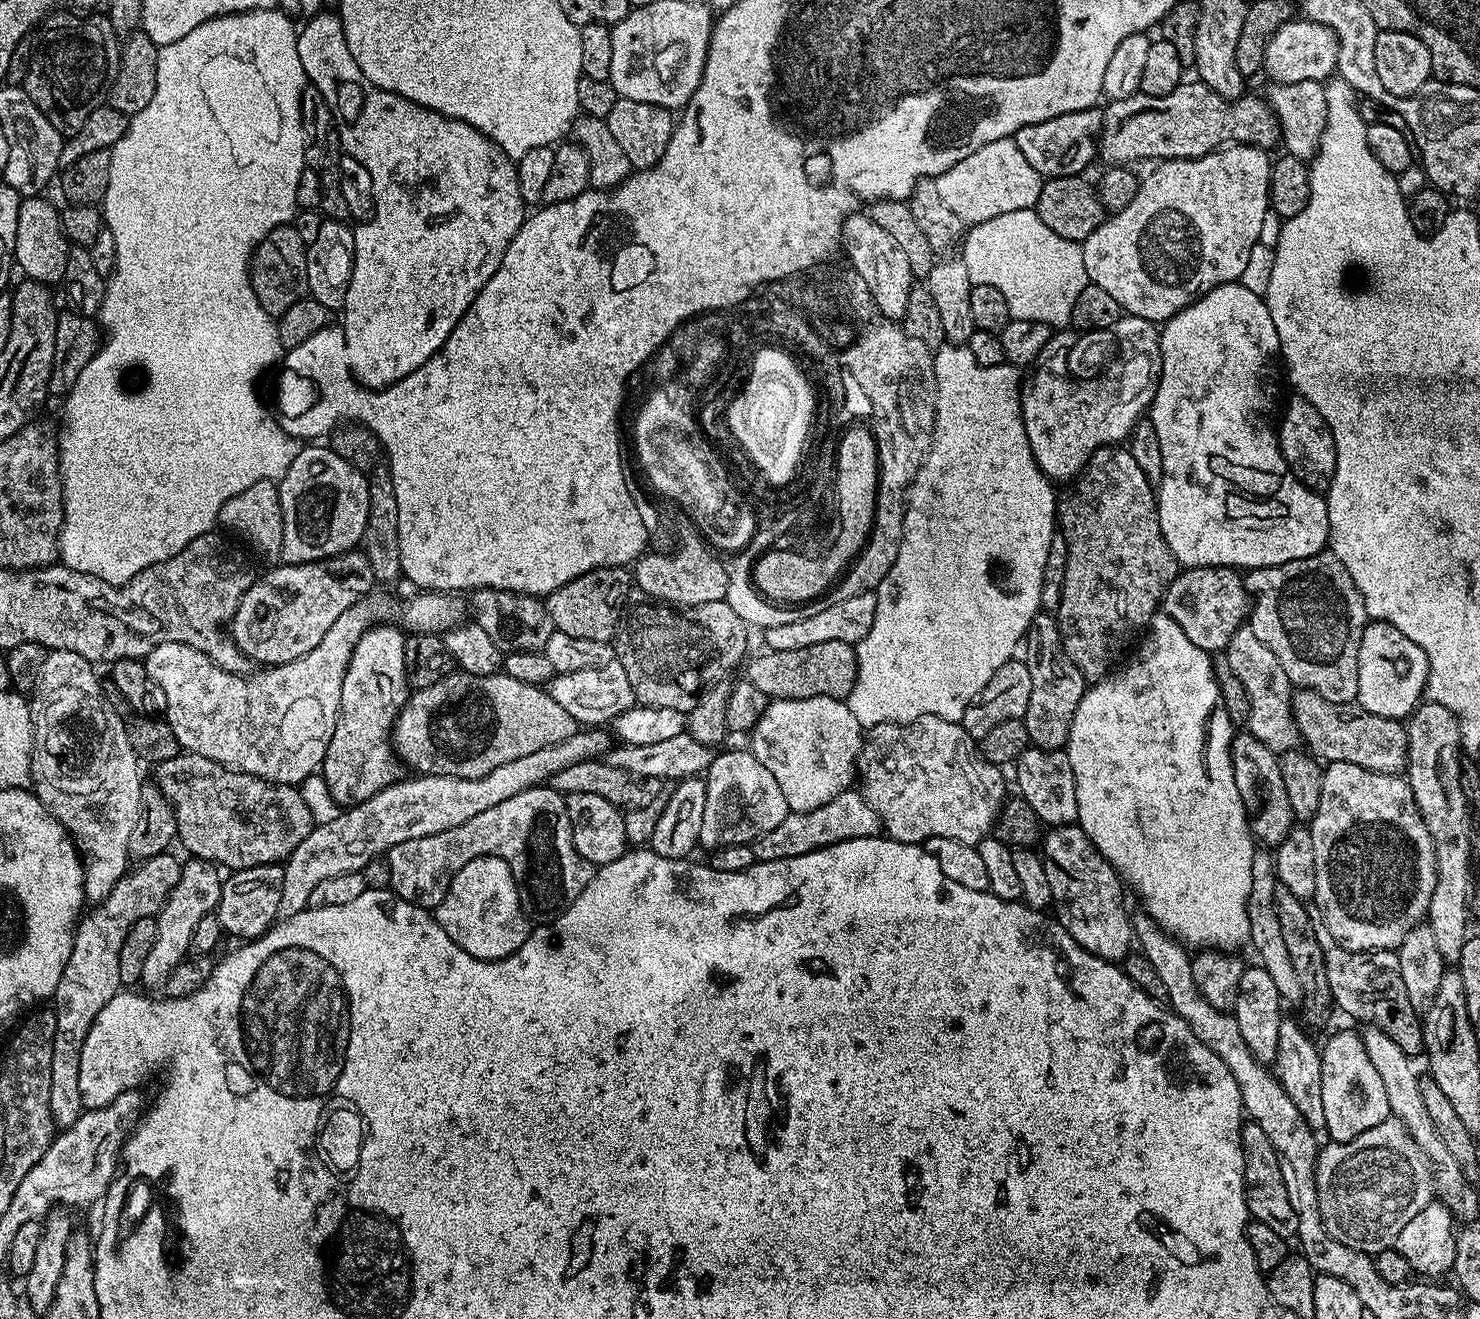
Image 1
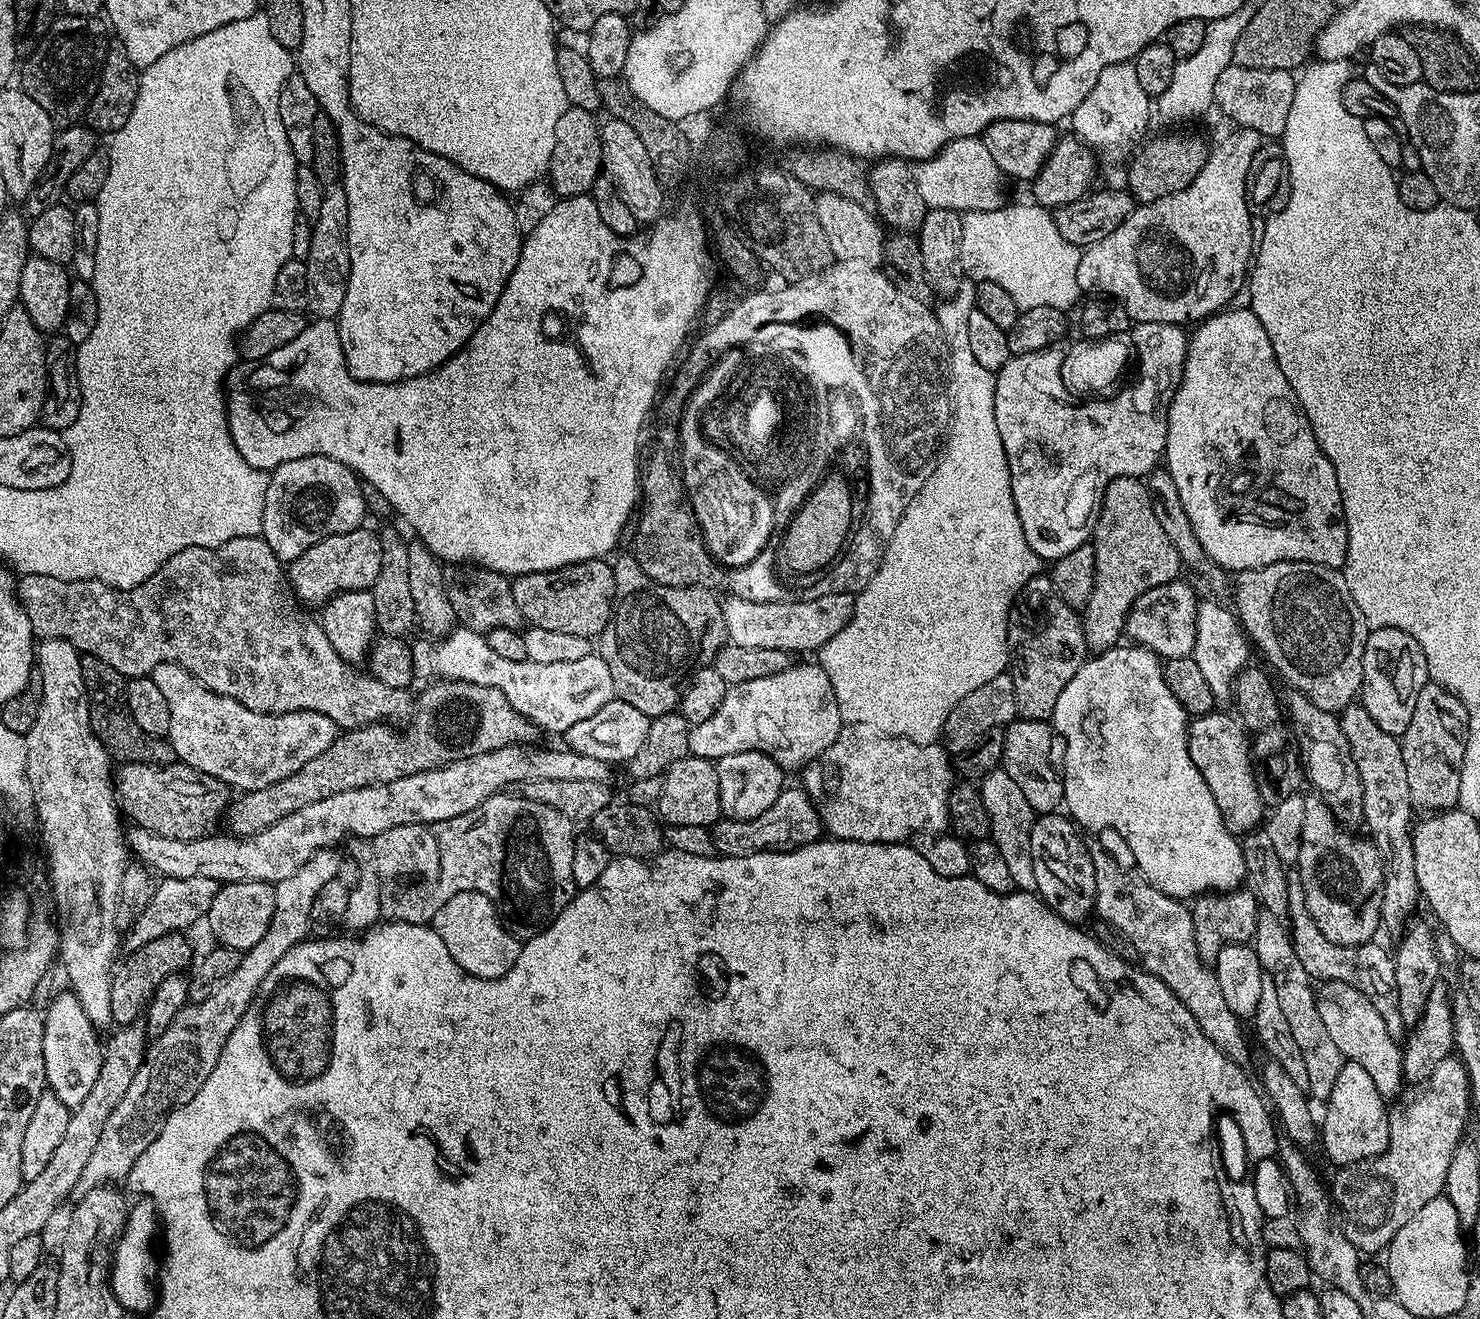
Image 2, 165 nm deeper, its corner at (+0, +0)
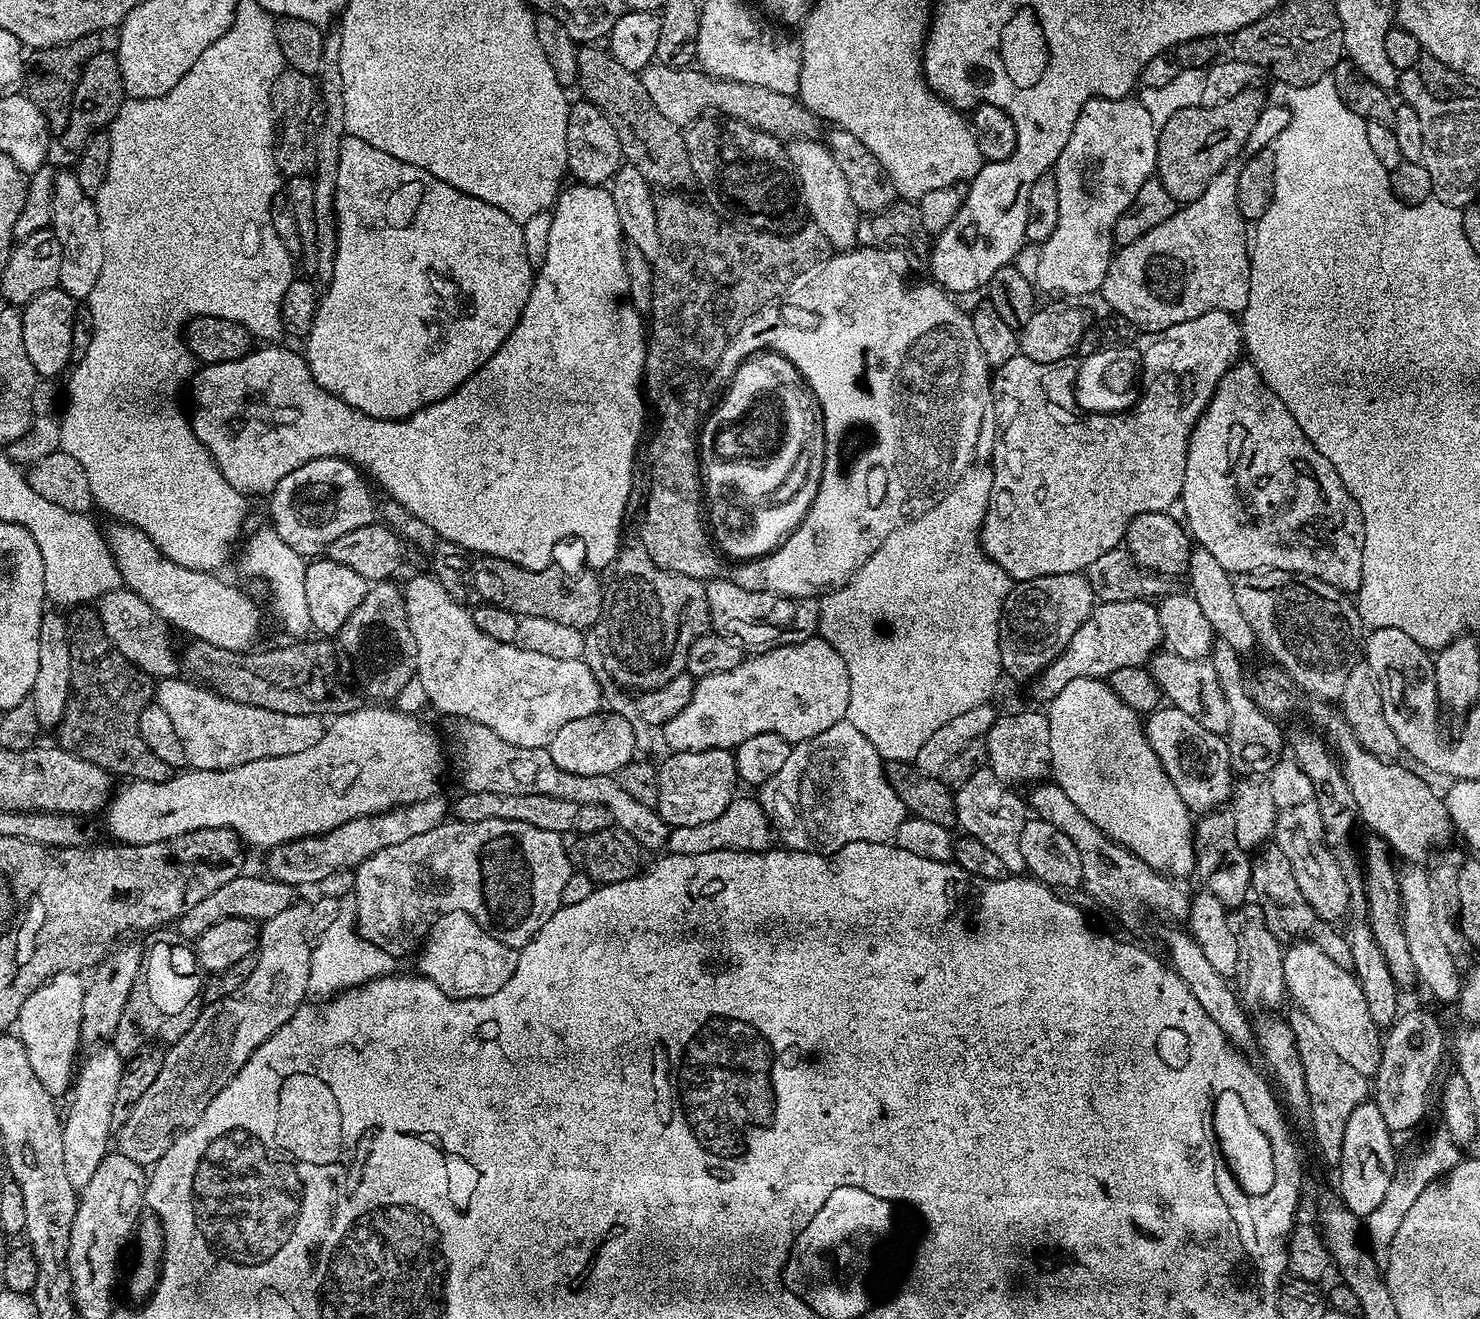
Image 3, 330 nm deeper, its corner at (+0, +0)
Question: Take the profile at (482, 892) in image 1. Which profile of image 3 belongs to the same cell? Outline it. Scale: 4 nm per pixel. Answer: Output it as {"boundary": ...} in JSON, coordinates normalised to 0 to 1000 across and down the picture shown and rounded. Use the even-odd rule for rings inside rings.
{"boundary":[[[305,691],[299,693],[296,699],[292,701],[283,725],[283,736],[291,745],[293,745],[296,751],[308,758],[317,758],[336,754],[336,751],[345,745],[350,732],[351,723],[342,717],[342,714],[336,714],[336,711],[334,711],[334,708],[328,706],[318,693]]]}

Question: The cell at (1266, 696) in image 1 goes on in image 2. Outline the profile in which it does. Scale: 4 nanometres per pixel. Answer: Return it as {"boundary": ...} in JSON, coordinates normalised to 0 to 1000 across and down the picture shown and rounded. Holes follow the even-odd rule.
{"boundary":[[[811,454],[808,459],[808,483],[805,498],[809,502],[815,518],[820,526],[822,534],[832,531],[834,528],[834,516],[844,503],[845,486],[839,478],[839,474],[832,460],[826,461],[822,455]]]}

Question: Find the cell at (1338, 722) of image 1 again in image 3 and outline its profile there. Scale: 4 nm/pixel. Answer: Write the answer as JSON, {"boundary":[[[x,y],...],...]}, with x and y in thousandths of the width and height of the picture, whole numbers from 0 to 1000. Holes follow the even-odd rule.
{"boundary":[[[784,493],[777,501],[777,509],[780,517],[782,517],[786,530],[799,541],[804,541],[809,550],[818,553],[820,556],[827,558],[830,553],[830,533],[828,526],[826,526],[826,520],[822,513],[820,505],[816,500],[802,500],[796,496]]]}

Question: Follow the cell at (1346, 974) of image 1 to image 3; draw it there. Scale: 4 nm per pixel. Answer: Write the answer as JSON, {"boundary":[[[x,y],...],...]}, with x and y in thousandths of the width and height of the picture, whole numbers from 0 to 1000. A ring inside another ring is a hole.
{"boundary":[[[857,639],[852,642],[851,645],[845,650],[846,654],[846,672],[845,679],[848,685],[851,685],[853,693],[855,696],[855,702],[861,711],[866,714],[883,714],[891,717],[896,726],[901,729],[904,729],[904,732],[907,734],[914,734],[914,721],[911,716],[910,709],[907,708],[898,698],[894,697],[882,684],[880,679],[880,675],[877,675],[877,664],[874,663],[872,650],[866,647],[866,644],[862,639]]]}

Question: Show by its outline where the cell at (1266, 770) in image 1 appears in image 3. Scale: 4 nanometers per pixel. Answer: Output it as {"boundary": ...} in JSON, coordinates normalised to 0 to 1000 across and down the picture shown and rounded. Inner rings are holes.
{"boundary":[[[784,535],[780,540],[775,541],[772,550],[780,572],[782,572],[782,578],[788,584],[791,593],[793,593],[793,599],[796,599],[803,614],[813,617],[830,609],[834,586],[827,558],[809,550],[804,541],[799,541],[799,538],[791,535]]]}

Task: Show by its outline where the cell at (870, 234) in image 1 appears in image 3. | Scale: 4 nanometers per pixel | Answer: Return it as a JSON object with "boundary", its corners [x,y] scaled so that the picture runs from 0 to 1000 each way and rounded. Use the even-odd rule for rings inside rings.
{"boundary":[[[538,105],[532,110],[532,119],[535,128],[538,130],[539,152],[545,161],[545,166],[558,177],[560,186],[565,190],[576,190],[579,187],[578,178],[581,176],[582,161],[577,156],[577,150],[574,150],[574,141],[572,141],[572,134],[566,123],[564,123],[564,117],[559,108],[551,105]]]}

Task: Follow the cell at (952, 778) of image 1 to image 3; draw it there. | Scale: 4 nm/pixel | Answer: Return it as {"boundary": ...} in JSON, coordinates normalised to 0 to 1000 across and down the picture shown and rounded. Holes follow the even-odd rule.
{"boundary":[[[572,545],[567,546],[561,553],[555,553],[541,564],[535,564],[535,571],[528,584],[523,587],[517,594],[513,595],[512,606],[516,616],[522,622],[524,633],[528,641],[536,646],[559,647],[572,641],[574,638],[601,639],[605,635],[607,626],[612,621],[612,613],[609,605],[604,599],[599,588],[599,579],[591,569],[589,563]]]}

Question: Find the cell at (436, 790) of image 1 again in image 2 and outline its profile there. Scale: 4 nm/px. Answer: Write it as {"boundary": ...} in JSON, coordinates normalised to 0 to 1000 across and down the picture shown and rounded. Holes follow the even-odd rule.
{"boundary":[[[219,643],[201,657],[196,666],[191,666],[191,669],[186,670],[185,696],[182,696],[182,702],[180,708],[177,708],[177,714],[172,714],[172,717],[163,724],[161,735],[158,735],[158,738],[155,738],[155,741],[153,741],[153,745],[147,748],[142,757],[133,761],[128,760],[118,772],[118,775],[112,778],[111,783],[99,792],[96,808],[93,808],[93,814],[91,814],[91,820],[88,820],[82,835],[77,839],[77,843],[72,848],[72,854],[69,854],[69,861],[66,863],[66,867],[64,869],[64,873],[61,875],[61,879],[58,881],[58,886],[51,898],[52,904],[56,905],[83,895],[96,872],[107,863],[114,845],[118,840],[128,835],[128,832],[136,826],[136,820],[142,817],[153,787],[165,766],[170,762],[180,738],[185,735],[185,729],[188,729],[188,726],[191,726],[191,723],[195,722],[200,716],[205,715],[209,709],[209,684],[212,684],[215,675],[218,675],[220,669],[227,666],[231,651],[230,647],[228,647]]]}

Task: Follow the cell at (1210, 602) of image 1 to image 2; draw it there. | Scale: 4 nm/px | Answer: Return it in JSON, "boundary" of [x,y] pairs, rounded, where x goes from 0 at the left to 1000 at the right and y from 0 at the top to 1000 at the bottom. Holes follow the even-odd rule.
{"boundary":[[[799,439],[791,440],[790,443],[780,444],[780,447],[774,447],[766,456],[766,459],[762,464],[761,482],[763,486],[767,487],[770,491],[776,491],[787,501],[795,500],[799,497],[805,497],[807,493],[807,484],[808,483],[808,459],[809,451],[803,443],[799,443]]]}

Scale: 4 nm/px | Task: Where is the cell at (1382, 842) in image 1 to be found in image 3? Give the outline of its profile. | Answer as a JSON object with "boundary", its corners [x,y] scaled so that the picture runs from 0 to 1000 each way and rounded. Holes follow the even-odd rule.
{"boundary":[[[889,606],[883,607],[882,610],[864,613],[862,619],[861,639],[872,650],[874,663],[877,664],[877,675],[880,675],[882,684],[888,687],[888,690],[894,697],[903,699],[905,694],[911,694],[911,672],[908,660],[903,655],[903,651],[899,648],[899,644],[895,639],[895,627],[892,610]],[[881,648],[887,649],[889,652],[895,652],[895,659],[889,664],[886,661],[881,661]]]}

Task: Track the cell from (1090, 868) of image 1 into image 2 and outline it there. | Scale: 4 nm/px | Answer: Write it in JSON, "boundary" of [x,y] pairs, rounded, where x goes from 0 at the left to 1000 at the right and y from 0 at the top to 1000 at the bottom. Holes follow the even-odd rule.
{"boundary":[[[703,617],[697,625],[697,632],[696,632],[696,650],[699,650],[699,669],[700,669],[700,676],[703,682],[710,687],[711,691],[716,693],[718,697],[725,699],[732,699],[736,694],[739,694],[741,688],[741,660],[741,654],[739,647],[735,647],[735,643],[732,641],[730,629],[726,624],[724,625],[717,617]]]}

